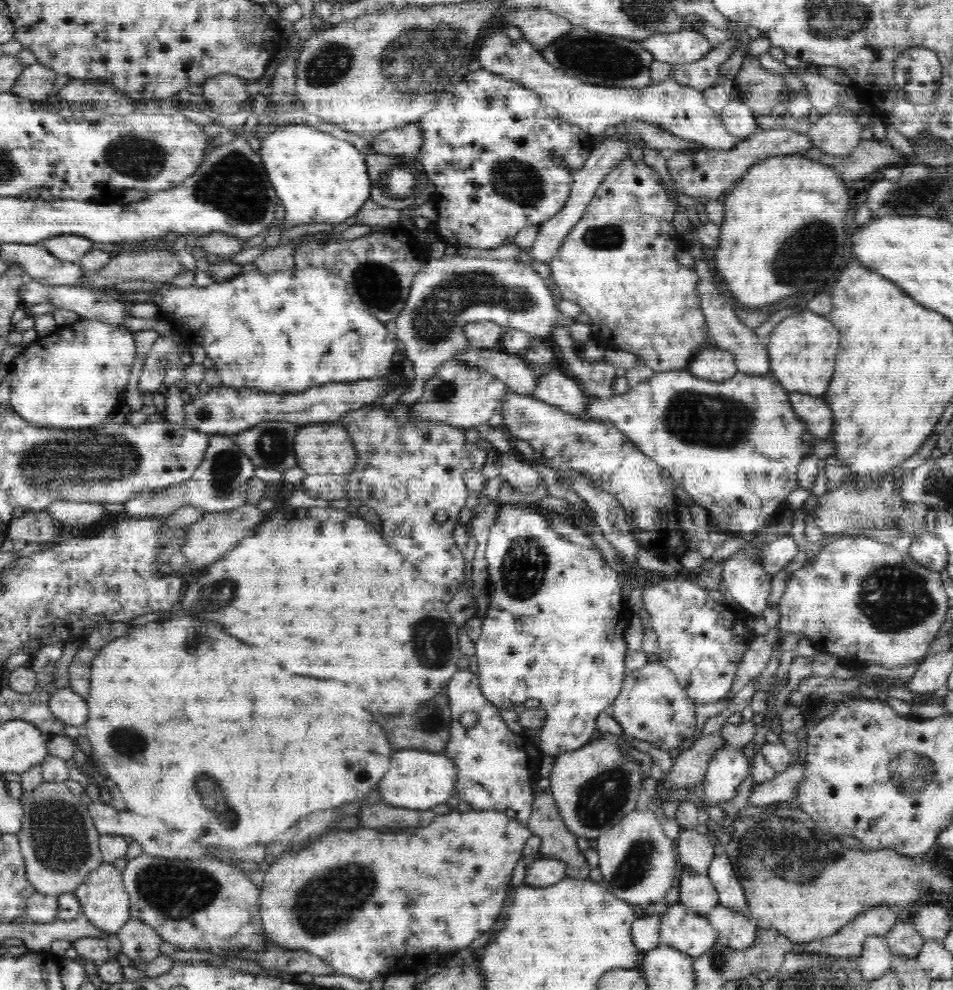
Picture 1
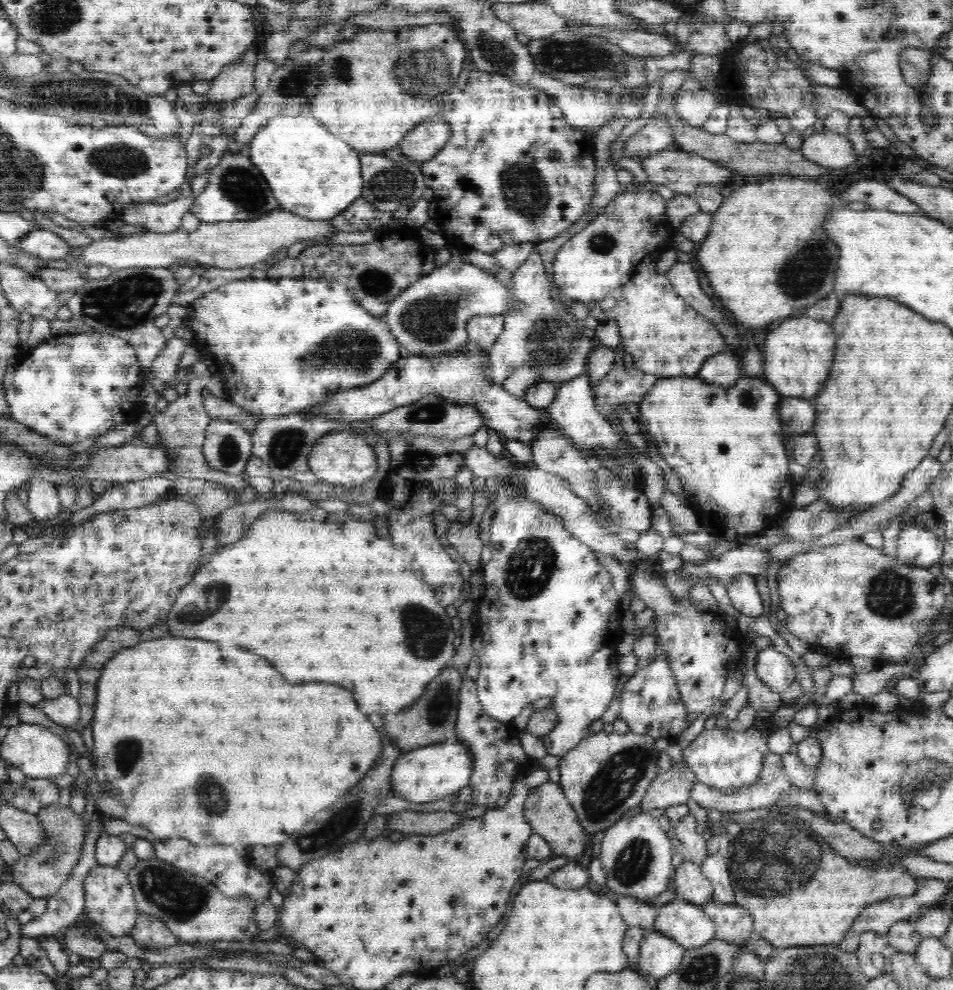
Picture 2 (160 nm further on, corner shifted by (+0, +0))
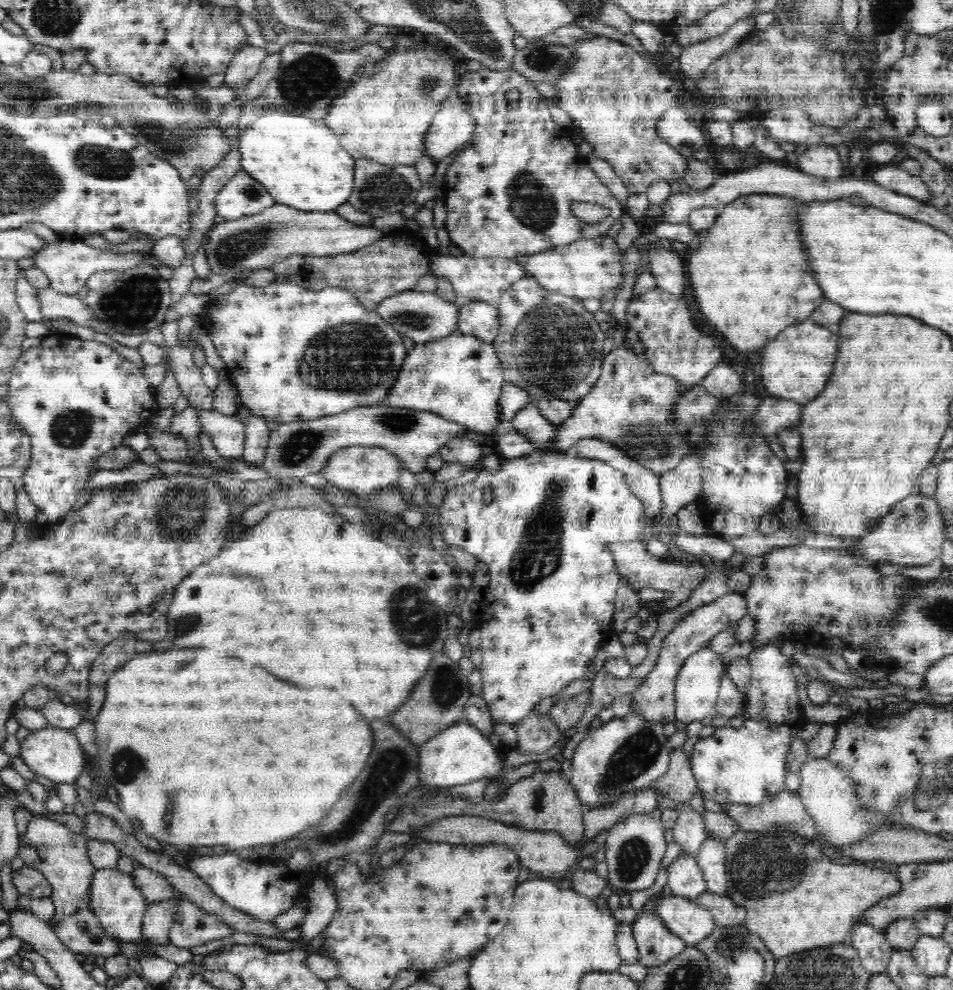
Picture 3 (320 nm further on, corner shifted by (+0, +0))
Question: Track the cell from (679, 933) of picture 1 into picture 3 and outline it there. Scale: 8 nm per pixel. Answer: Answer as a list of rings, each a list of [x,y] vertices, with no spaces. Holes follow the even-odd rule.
[[[671,893],[657,901],[655,912],[664,925],[680,936],[687,946],[694,947],[700,940],[708,938],[716,926],[712,913],[696,900]]]

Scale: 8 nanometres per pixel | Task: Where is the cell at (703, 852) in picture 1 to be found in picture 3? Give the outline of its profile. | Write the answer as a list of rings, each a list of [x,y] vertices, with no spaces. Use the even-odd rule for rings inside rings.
[[[692,808],[679,811],[672,830],[676,844],[693,856],[708,838],[702,815]]]

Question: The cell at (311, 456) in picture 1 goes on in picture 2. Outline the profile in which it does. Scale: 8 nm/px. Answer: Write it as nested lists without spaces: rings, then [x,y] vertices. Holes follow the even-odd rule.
[[[328,432],[312,448],[309,457],[309,468],[322,481],[345,488],[362,487],[378,470],[374,447],[369,445],[362,434],[354,432]]]

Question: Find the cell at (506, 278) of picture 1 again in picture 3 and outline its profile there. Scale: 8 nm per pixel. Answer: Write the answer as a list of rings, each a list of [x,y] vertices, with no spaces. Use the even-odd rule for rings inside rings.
[[[411,289],[385,298],[378,303],[375,311],[400,335],[411,338],[413,344],[420,344],[444,338],[451,335],[456,328],[458,329],[458,313],[462,303],[463,301],[459,299],[455,305],[448,303],[436,291],[416,293]]]

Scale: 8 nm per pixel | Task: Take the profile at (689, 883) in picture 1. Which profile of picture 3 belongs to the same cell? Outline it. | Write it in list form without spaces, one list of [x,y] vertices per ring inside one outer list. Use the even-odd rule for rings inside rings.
[[[679,855],[667,868],[666,891],[678,897],[696,900],[708,890],[704,875],[693,855]]]

